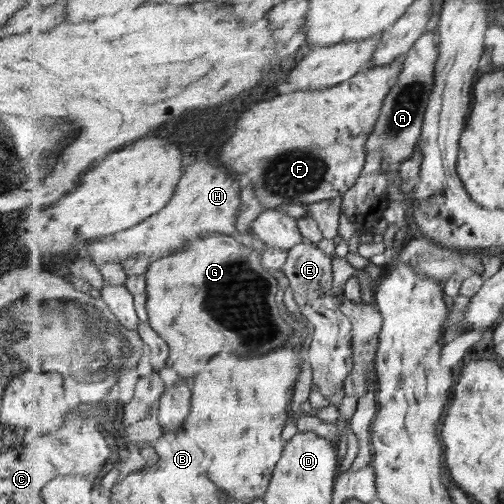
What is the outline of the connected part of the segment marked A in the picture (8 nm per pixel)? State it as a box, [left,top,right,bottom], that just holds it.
[366,31,440,165]

